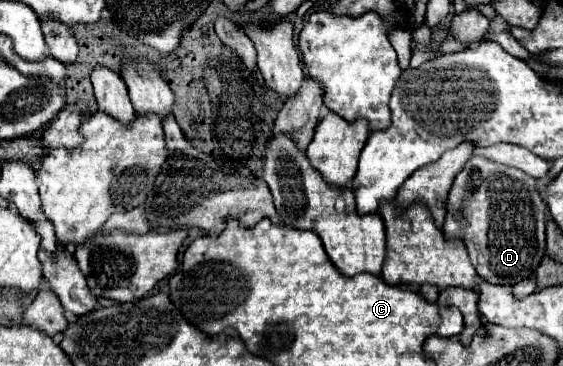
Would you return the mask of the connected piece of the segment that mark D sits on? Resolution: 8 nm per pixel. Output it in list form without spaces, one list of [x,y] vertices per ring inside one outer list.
[[[473,155],[471,161],[467,161],[467,165],[463,167],[463,171],[455,177],[455,183],[449,191],[443,233],[447,239],[459,239],[465,243],[471,263],[483,281],[513,287],[515,283],[533,277],[545,255],[545,221],[545,205],[535,189],[533,177],[525,175],[515,167],[499,165],[485,157]]]

